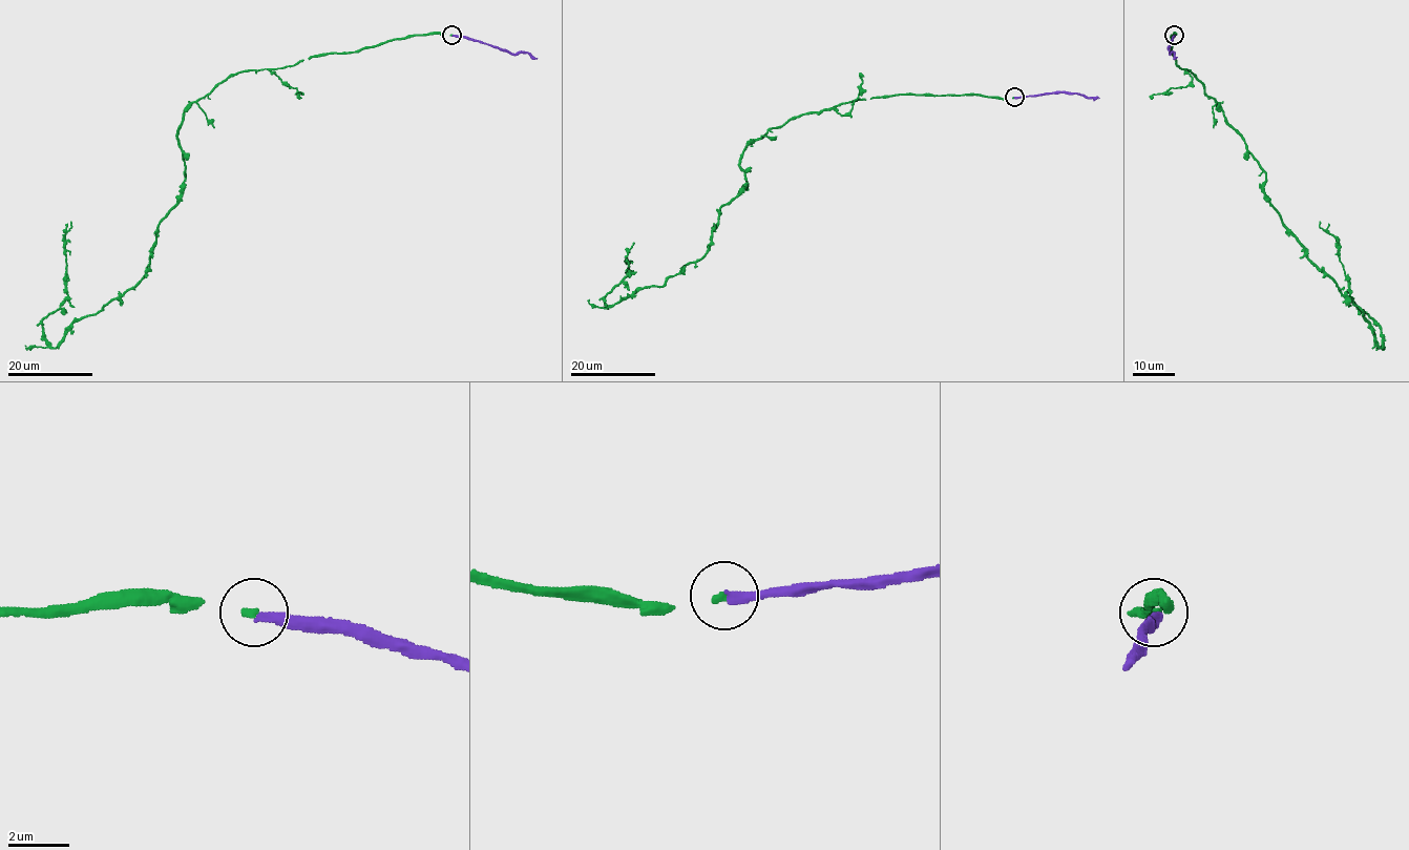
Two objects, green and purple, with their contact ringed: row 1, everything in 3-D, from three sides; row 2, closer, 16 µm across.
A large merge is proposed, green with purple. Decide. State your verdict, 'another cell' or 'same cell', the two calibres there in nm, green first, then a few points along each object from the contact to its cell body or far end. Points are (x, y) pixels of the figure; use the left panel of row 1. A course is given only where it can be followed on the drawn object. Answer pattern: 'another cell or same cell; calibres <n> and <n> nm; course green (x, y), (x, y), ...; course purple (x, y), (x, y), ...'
another cell; calibres 170 and 300 nm; course green (451, 35), (243, 70), (191, 104), (182, 198), (146, 274), (53, 347), (42, 322), (67, 295), (70, 221); course purple (451, 36), (465, 36), (512, 54), (529, 53), (537, 59)

